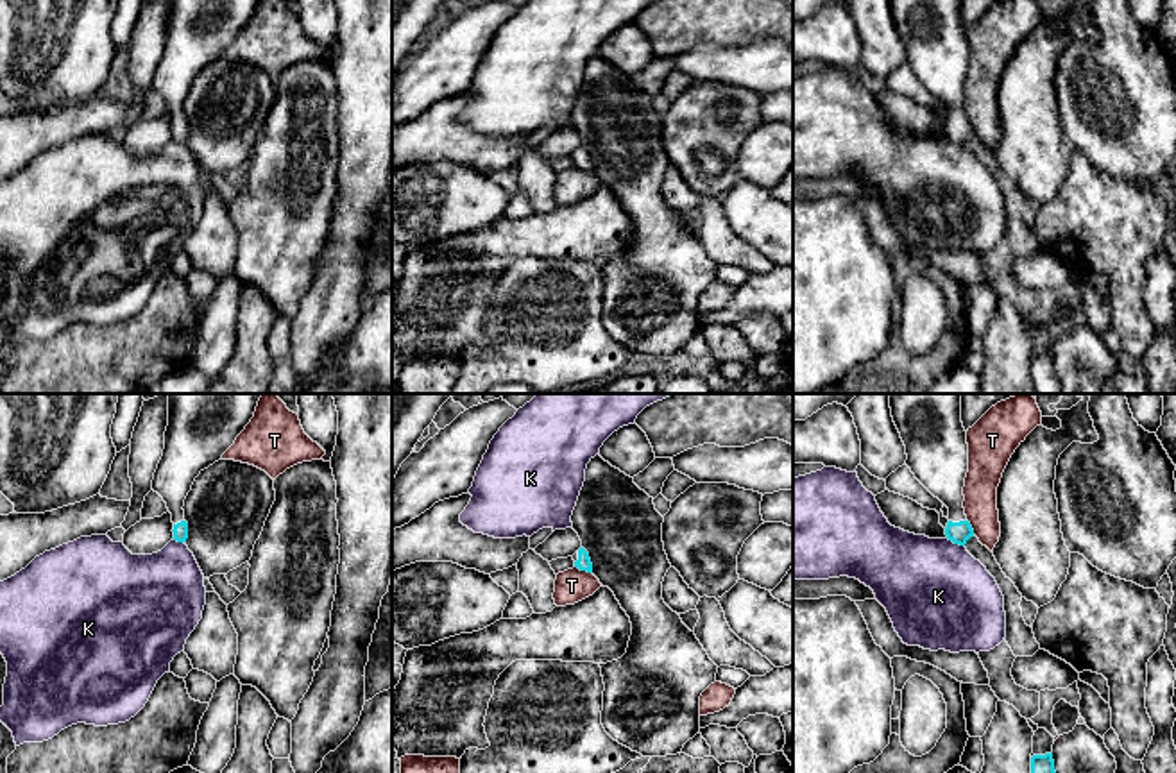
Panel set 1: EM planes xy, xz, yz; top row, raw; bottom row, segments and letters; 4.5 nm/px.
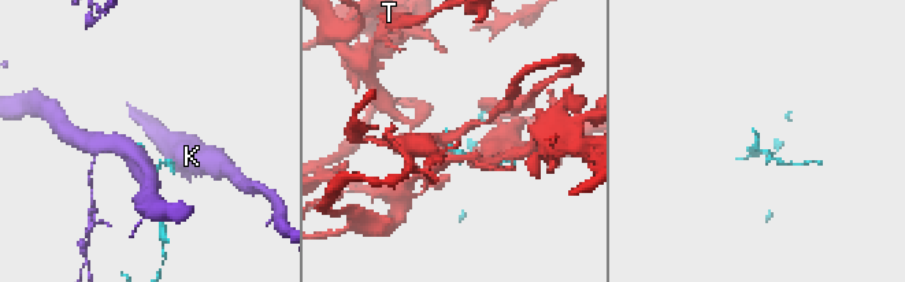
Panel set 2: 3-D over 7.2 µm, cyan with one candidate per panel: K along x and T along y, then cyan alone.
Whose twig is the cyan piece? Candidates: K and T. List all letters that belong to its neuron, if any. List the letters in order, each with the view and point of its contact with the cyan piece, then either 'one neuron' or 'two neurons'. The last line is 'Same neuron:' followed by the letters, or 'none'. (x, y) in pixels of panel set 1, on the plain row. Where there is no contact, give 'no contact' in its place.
K: contact yz (956, 142); two neurons
T: contact xz (584, 169); two neurons
Same neuron: none

